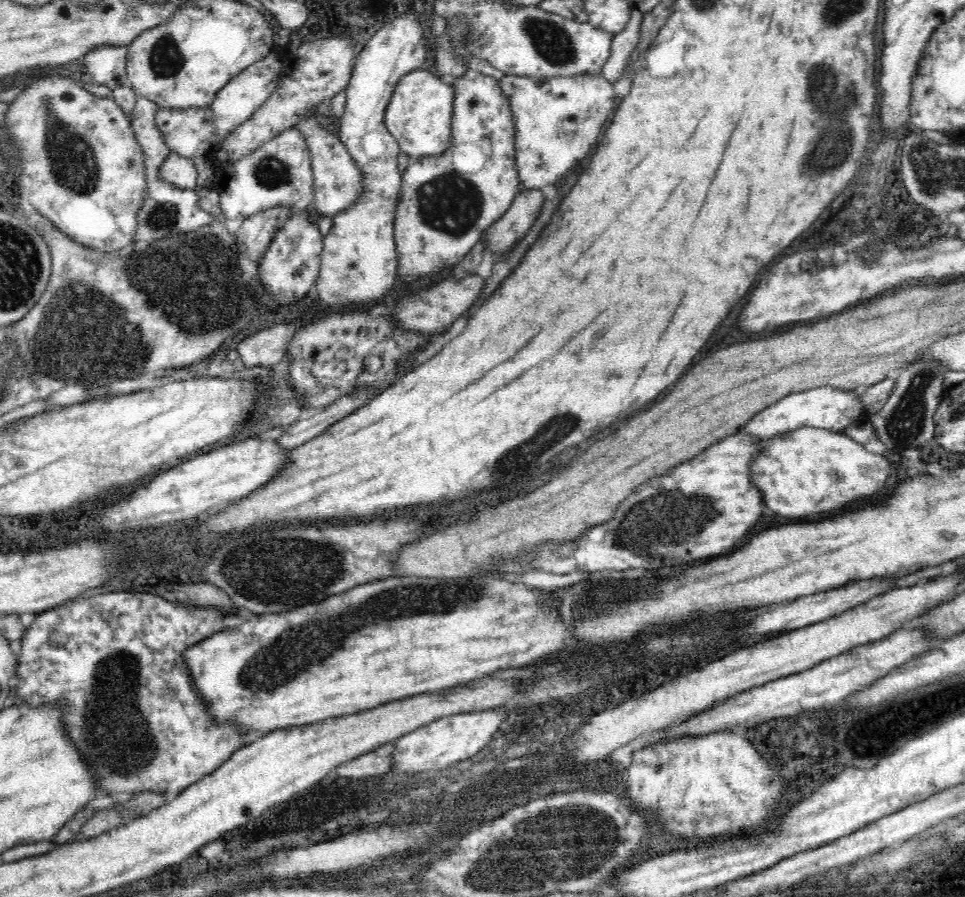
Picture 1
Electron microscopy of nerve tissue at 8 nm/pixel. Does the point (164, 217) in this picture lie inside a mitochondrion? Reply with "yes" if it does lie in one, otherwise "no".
yes

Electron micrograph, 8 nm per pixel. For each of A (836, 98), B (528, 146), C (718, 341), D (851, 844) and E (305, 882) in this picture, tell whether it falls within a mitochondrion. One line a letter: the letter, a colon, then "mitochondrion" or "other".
A: mitochondrion
B: other
C: other
D: other
E: other

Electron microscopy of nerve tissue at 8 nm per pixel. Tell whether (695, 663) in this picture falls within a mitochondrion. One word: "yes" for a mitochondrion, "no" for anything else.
no

